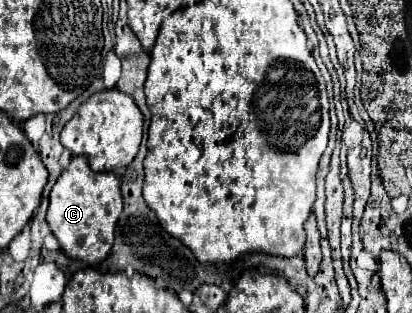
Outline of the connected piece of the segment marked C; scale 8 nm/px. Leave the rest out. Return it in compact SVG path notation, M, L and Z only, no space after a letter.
M73 156L49 194L47 224L67 258L77 258L91 266L105 260L111 252L113 232L121 208L119 178L113 172L93 172L85 156Z

